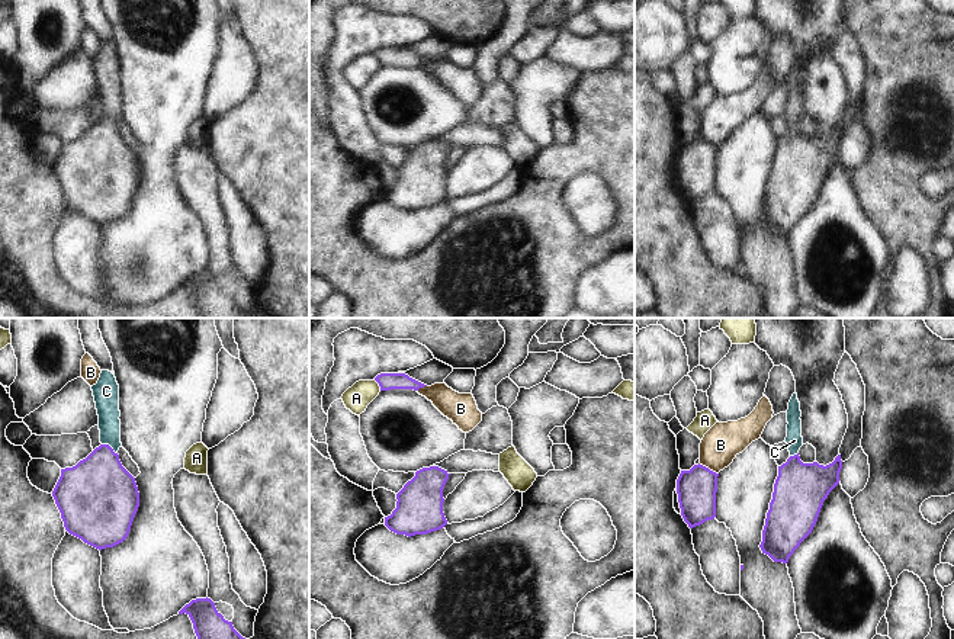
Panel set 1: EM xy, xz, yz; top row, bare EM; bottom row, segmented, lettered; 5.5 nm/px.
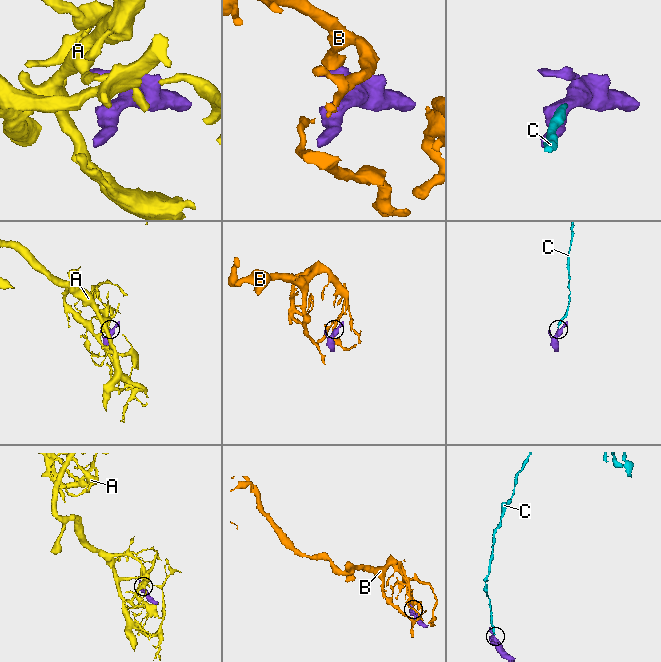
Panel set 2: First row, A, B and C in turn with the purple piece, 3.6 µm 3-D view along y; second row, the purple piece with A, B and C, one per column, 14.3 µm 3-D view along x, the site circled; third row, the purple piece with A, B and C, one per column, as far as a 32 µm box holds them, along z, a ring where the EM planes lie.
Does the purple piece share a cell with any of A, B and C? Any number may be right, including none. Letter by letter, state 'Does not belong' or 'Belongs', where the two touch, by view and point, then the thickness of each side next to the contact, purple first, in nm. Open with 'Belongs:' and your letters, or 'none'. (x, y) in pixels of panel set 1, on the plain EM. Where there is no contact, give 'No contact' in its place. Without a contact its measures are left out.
Belongs: C
A: Does not belong. Touches purple at xz (379, 60). Thickness 100 nm (purple) against 140 nm
B: Does not belong. Touches purple at yz (707, 143). Thickness 220 nm (purple) against 200 nm
C: Belongs. Touches purple at xy (109, 121). Thickness 380 nm (purple) against 130 nm.

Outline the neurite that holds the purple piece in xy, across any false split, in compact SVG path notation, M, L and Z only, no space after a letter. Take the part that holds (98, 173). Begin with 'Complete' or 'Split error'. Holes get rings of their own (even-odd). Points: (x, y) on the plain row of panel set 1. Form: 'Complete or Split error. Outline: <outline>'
Split error. Outline: M102 45L91 61L99 90L100 121L73 142L61 144L61 151L52 166L65 205L84 218L102 225L122 218L131 205L139 182L139 167L135 152L122 141L118 125L121 118L119 60L109 45Z

